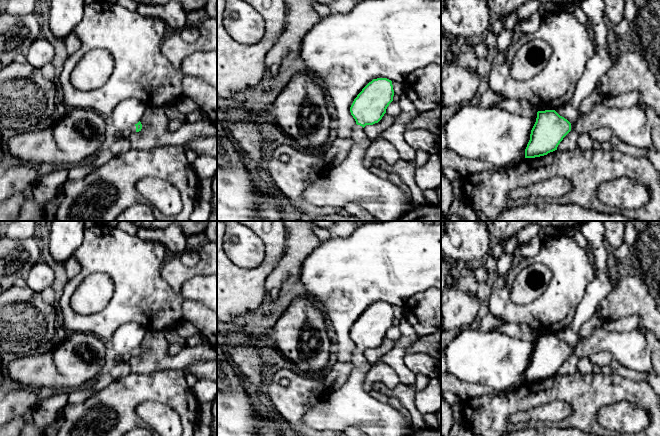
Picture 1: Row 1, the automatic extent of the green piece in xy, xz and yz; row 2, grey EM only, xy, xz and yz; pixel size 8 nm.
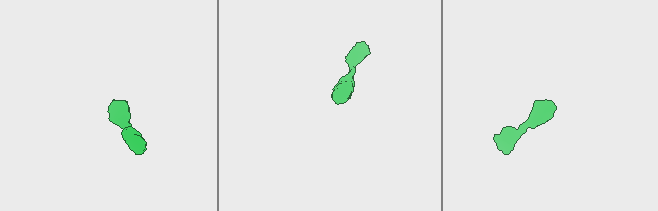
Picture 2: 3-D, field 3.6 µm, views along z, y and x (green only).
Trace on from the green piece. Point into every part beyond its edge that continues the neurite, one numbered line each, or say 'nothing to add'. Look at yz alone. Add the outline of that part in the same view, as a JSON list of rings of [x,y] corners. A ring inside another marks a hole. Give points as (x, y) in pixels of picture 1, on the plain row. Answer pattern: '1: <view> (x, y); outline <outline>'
1: yz (630, 348); outline [[[603,327],[594,329],[571,348],[579,358],[597,352],[609,352],[623,366],[641,373],[652,371],[651,351],[641,330],[610,332]]]

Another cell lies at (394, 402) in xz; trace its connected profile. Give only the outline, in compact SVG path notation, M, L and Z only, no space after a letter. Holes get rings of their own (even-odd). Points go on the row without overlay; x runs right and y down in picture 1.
M392 397L392 398L389 398L388 403L396 410L402 412L406 417L406 419L409 421L410 427L413 428L411 416L409 412L400 404L399 400L396 397Z

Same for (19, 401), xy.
M19 385L6 388L6 395L0 402L0 427L18 417L27 417L40 399L34 388Z

